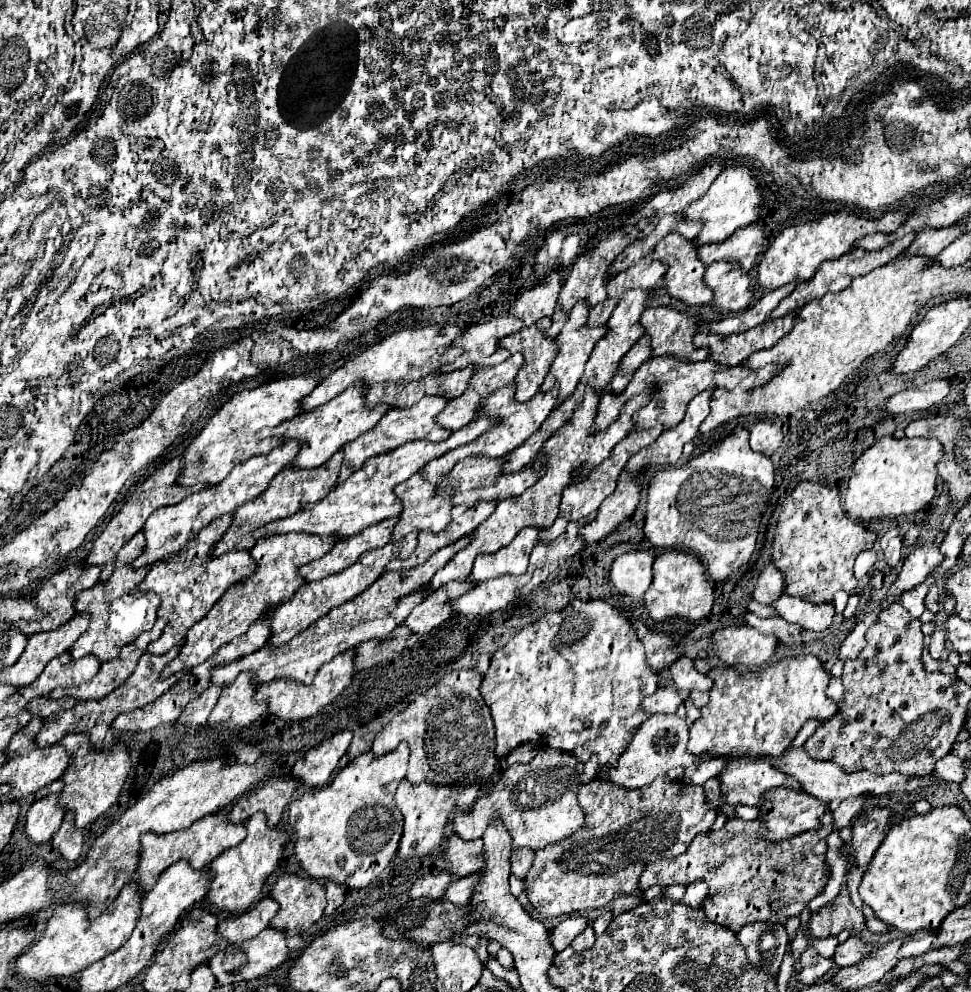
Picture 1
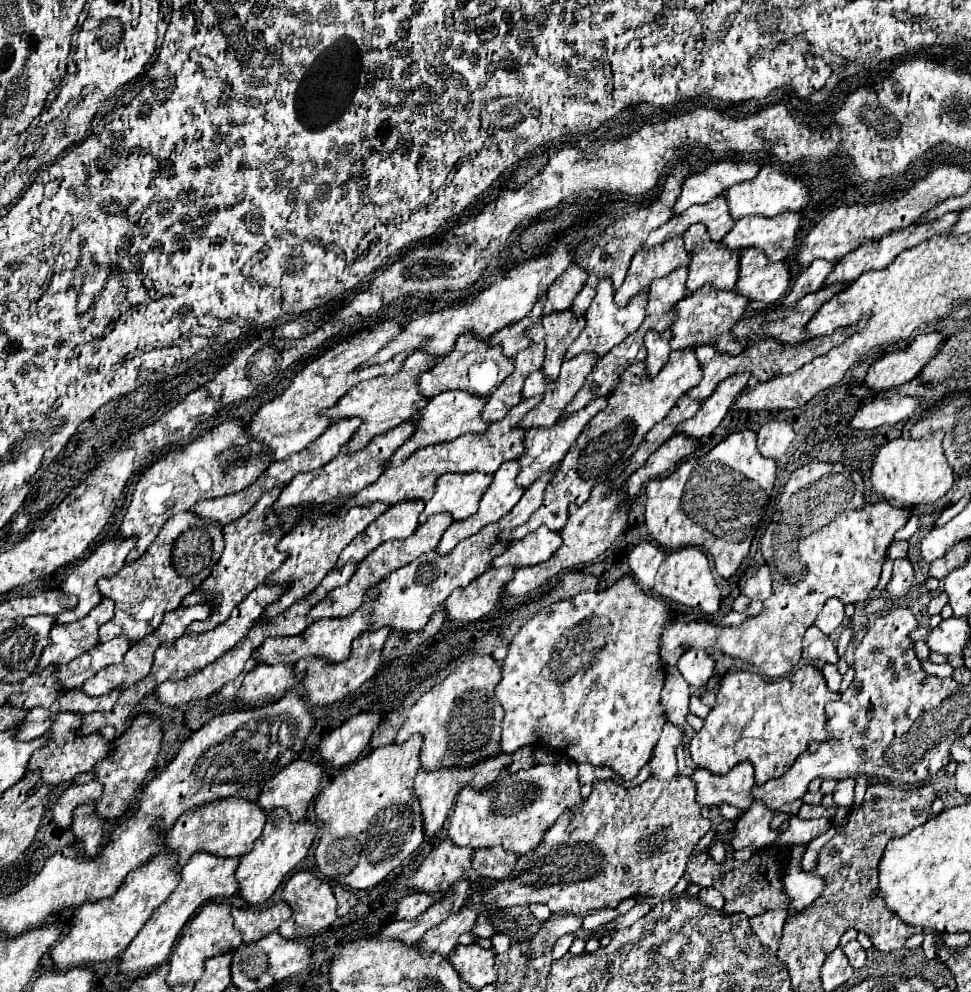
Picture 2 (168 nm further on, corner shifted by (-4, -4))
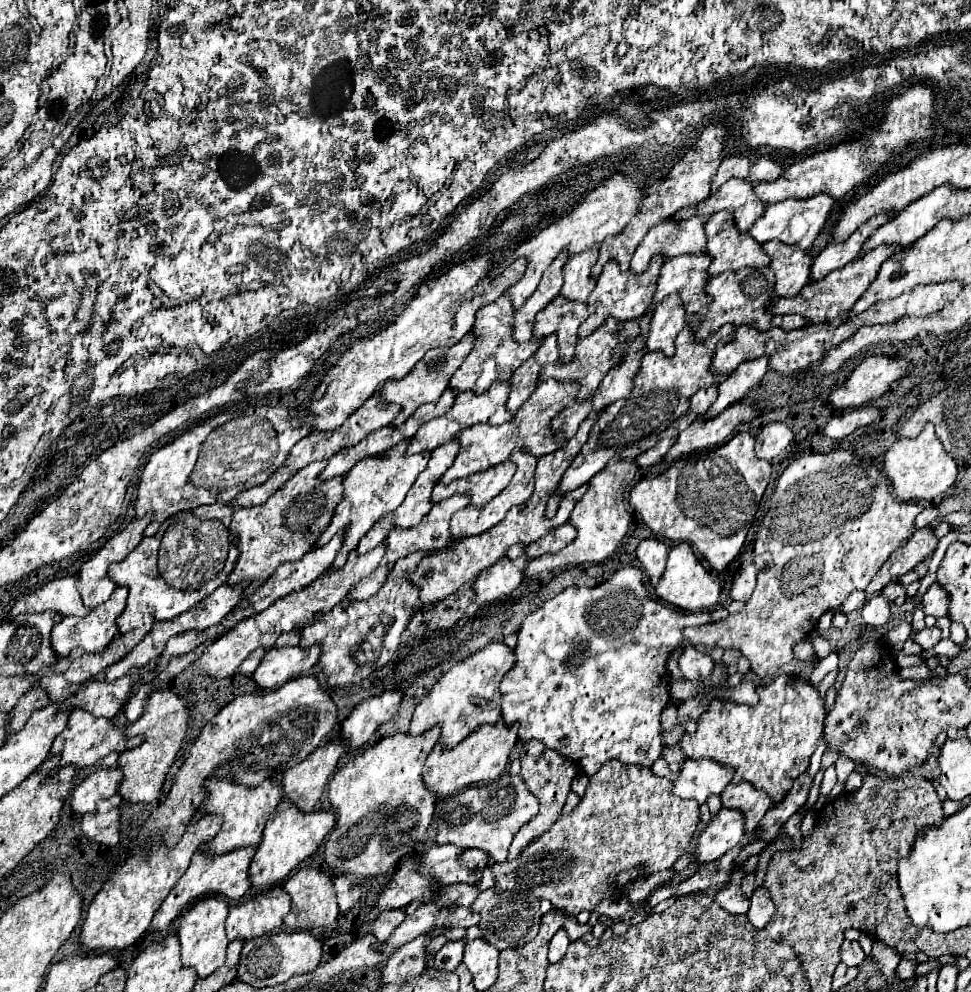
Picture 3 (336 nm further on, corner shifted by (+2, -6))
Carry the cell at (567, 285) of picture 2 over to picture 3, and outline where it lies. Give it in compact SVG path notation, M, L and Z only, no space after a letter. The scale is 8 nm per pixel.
M597 249L595 251L585 251L575 257L571 257L565 267L563 267L563 287L559 295L569 301L585 303L589 293L595 287L595 281L589 279L591 267L597 261Z

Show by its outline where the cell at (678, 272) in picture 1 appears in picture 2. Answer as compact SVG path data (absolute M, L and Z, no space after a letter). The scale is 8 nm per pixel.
M701 223L685 231L685 247L691 253L687 277L689 291L705 283L715 285L719 291L735 289L739 277L737 257L741 257L741 249L721 249L719 241L713 241Z

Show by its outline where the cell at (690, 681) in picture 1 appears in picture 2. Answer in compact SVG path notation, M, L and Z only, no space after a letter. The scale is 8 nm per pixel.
M691 649L687 651L677 663L681 675L689 683L691 689L703 689L707 681L715 673L715 661L705 649Z

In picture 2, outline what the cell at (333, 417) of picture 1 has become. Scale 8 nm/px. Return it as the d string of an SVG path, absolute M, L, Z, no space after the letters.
M413 353L411 357L407 357L403 369L393 375L393 377L375 377L369 381L361 381L359 385L355 385L335 407L329 409L329 417L331 419L345 419L345 417L359 417L361 429L357 431L357 435L349 441L347 449L341 451L343 453L353 453L355 449L361 449L361 445L367 445L375 435L381 435L397 425L401 425L403 421L407 421L413 413L417 413L417 409L423 409L429 403L429 397L425 397L419 389L417 389L417 377L425 371L429 371L435 365L437 357L429 357L429 353Z

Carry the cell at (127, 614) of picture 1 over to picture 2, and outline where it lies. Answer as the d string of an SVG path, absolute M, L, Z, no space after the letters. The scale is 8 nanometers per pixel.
M189 513L173 515L165 523L165 527L161 529L161 535L145 551L143 557L139 557L137 561L125 565L113 577L99 579L99 589L101 589L103 597L109 597L109 599L115 601L115 615L113 615L113 619L99 629L101 643L107 643L107 641L111 641L111 639L115 639L119 635L127 635L133 643L141 641L145 635L153 633L161 625L165 613L181 607L183 597L199 587L199 583L201 583L199 575L201 573L197 573L197 577L181 577L181 573L177 573L173 569L173 563L171 563L173 541L177 541L177 537L187 527L189 527Z

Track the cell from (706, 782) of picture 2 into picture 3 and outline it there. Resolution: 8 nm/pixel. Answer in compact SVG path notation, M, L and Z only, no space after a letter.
M685 759L681 773L673 783L673 795L681 799L695 799L703 805L709 795L721 795L733 775L735 769L725 769L711 759Z

